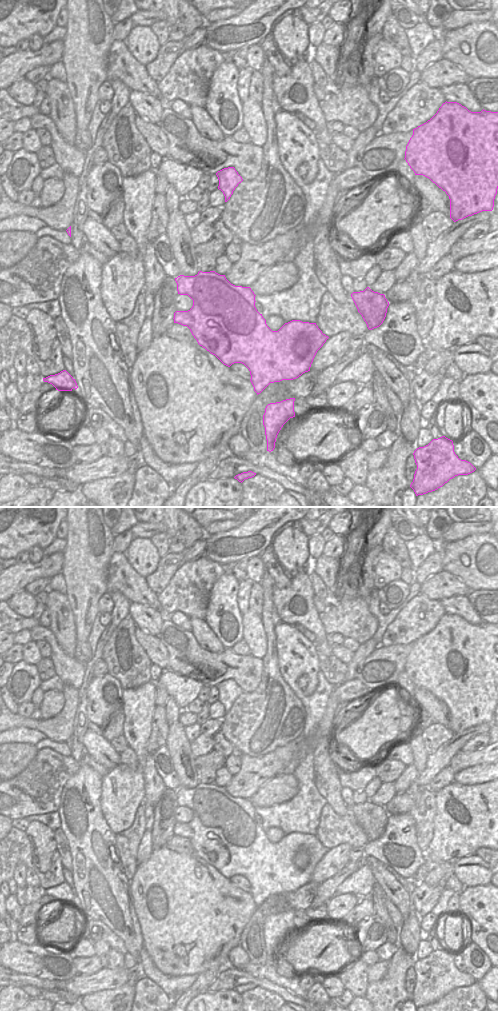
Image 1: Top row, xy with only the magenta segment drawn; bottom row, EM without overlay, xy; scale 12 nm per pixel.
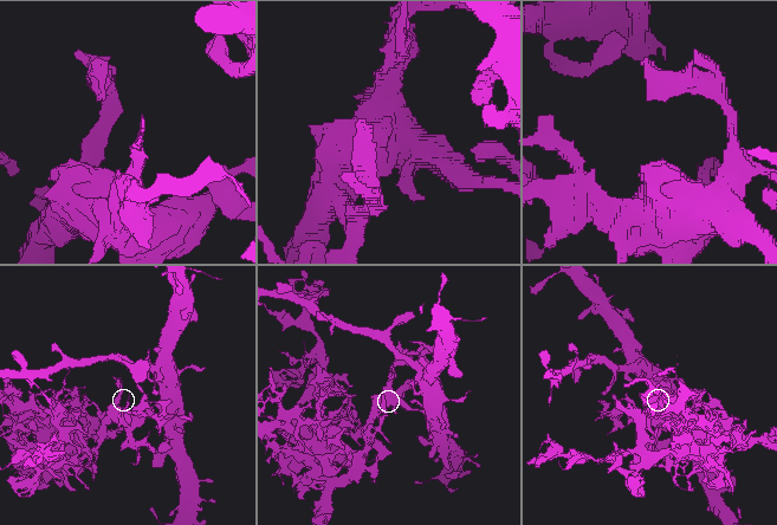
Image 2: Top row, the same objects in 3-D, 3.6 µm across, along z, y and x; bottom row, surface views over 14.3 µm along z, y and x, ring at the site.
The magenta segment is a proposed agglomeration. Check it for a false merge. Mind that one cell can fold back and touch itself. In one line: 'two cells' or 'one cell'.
two cells

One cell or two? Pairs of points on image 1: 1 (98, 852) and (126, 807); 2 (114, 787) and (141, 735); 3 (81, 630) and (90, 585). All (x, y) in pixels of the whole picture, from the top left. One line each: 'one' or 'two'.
1: two
2: one
3: one

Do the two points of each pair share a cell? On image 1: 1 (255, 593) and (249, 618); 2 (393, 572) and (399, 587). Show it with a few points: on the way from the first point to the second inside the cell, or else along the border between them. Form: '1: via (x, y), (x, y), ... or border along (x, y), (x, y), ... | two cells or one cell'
1: border along (249, 609), (260, 616) | two cells
2: border along (399, 578), (390, 581), (378, 590) | two cells

